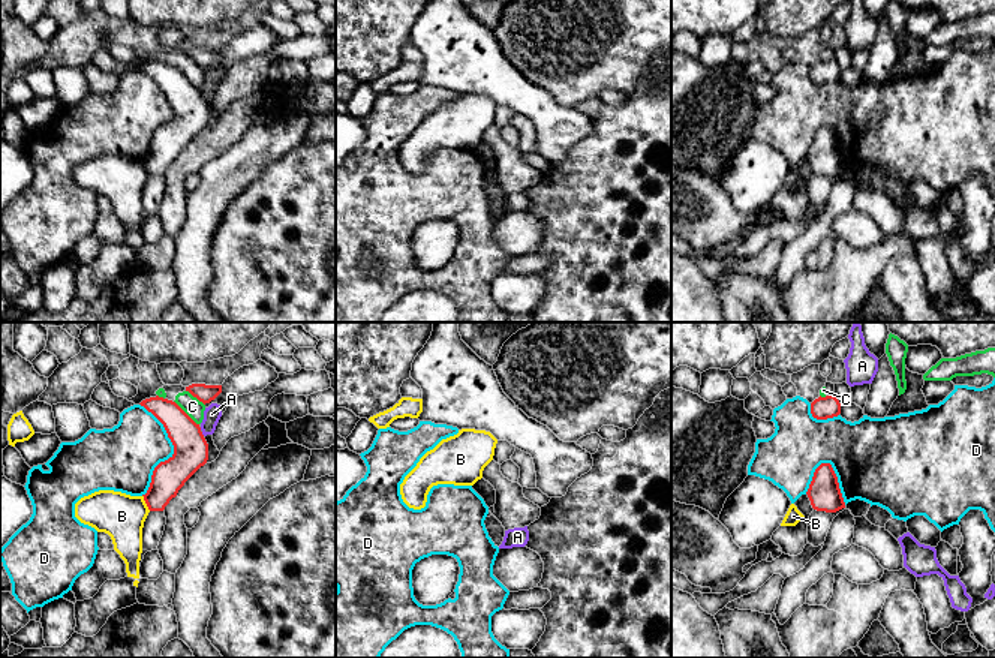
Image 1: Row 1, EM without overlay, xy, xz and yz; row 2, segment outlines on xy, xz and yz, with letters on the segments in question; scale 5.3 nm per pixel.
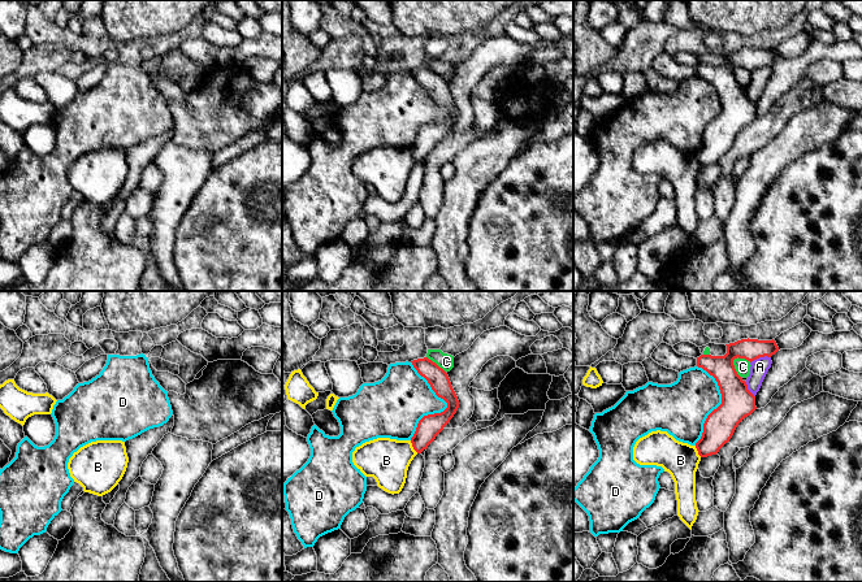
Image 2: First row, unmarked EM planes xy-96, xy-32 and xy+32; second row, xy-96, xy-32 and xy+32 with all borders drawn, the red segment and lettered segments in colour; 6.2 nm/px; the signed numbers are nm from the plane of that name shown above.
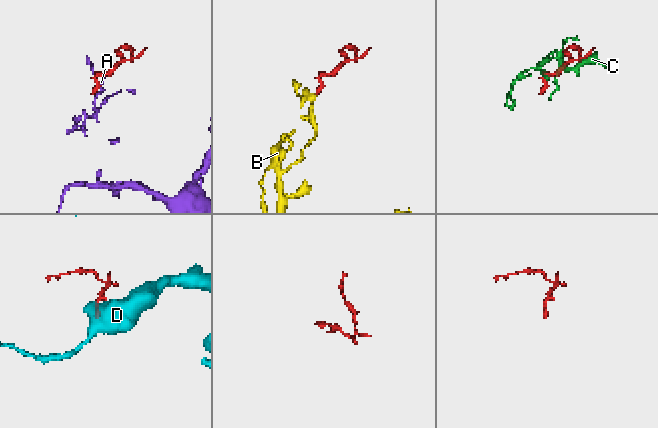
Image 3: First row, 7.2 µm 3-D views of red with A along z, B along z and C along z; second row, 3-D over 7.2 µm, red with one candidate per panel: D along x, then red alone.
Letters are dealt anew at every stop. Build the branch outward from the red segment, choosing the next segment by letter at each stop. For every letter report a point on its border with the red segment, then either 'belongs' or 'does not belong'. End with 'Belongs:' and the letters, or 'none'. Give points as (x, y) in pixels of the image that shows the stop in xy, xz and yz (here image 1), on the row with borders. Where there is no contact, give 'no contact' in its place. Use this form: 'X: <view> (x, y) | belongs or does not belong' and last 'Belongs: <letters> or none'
A: xy (201, 433) | does not belong
B: xy (146, 502) | does not belong
C: xy (185, 412) | does not belong
D: xy (174, 450) | does not belong
Belongs: none

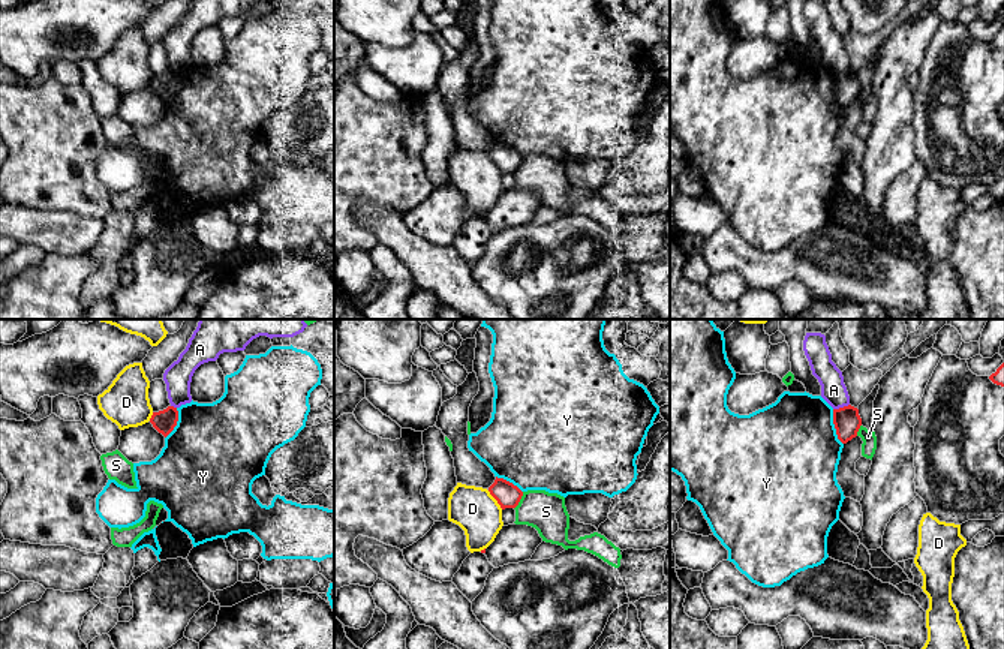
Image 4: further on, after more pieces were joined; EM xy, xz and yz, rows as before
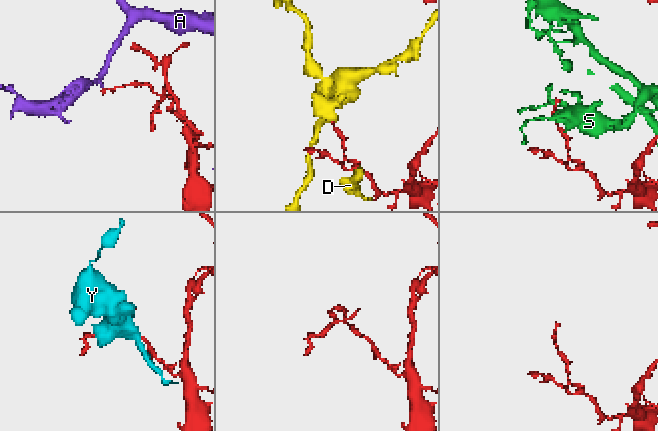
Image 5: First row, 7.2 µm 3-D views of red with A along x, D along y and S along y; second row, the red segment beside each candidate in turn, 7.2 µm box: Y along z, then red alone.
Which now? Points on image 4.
A: yz (841, 408) | does not belong
D: xz (495, 498) | does not belong
S: xz (519, 501) | does not belong
Y: yz (835, 427) | does not belong
Belongs: none

